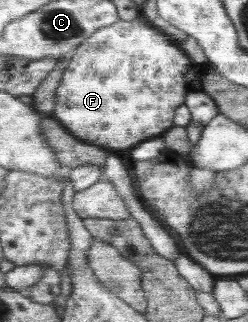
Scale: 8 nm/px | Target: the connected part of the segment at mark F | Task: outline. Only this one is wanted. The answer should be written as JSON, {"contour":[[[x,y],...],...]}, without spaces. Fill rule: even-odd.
{"contour":[[[143,17],[131,21],[120,19],[110,26],[99,28],[74,50],[73,57],[70,59],[69,65],[64,69],[62,80],[59,82],[57,92],[55,92],[54,118],[58,119],[75,137],[87,143],[101,146],[112,152],[114,152],[114,150],[132,148],[134,145],[144,142],[146,139],[160,136],[160,134],[174,126],[176,109],[184,104],[186,94],[191,90],[191,86],[188,84],[185,76],[193,63],[191,58],[176,41],[170,36],[160,32],[156,26],[150,24]]]}

